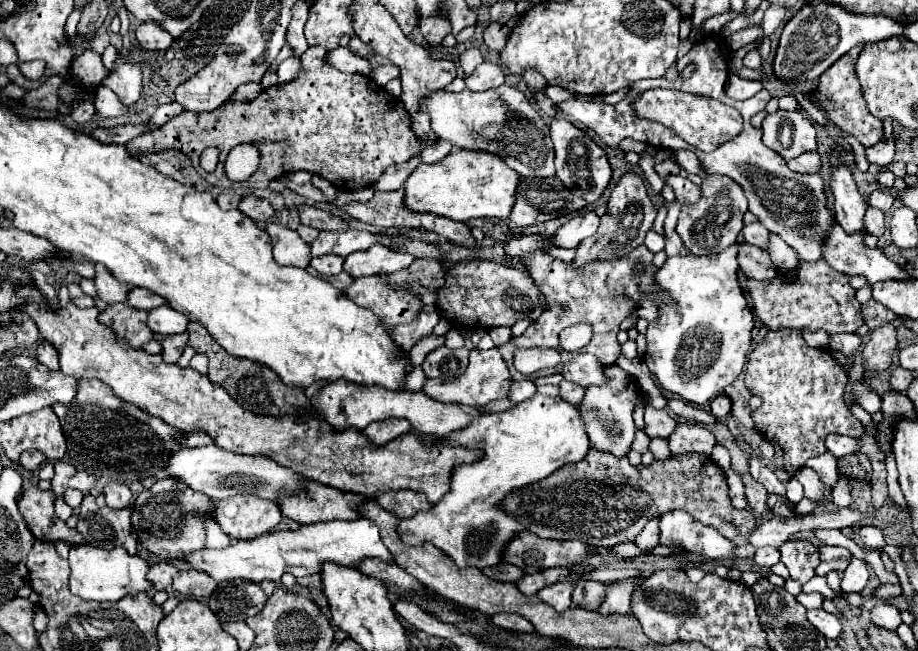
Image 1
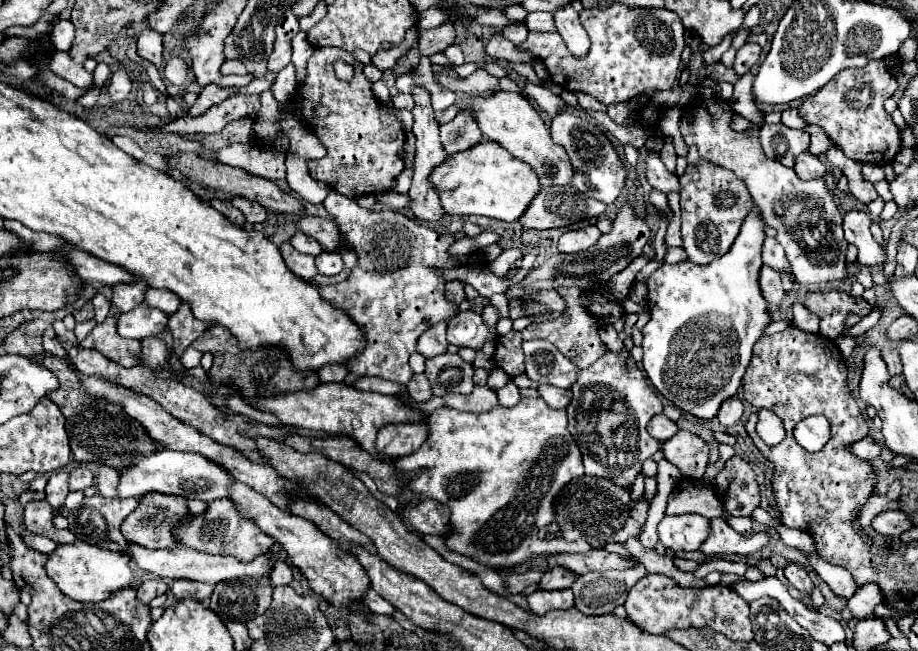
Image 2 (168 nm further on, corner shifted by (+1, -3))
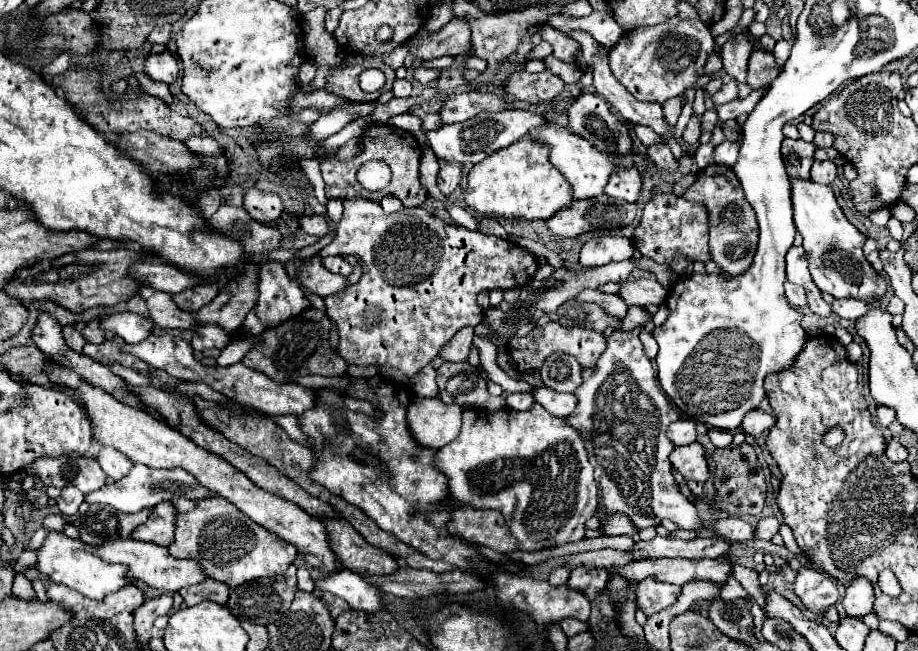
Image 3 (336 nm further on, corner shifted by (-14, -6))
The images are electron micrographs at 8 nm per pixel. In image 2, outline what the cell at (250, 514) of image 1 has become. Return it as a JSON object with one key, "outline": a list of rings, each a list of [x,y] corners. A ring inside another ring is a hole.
{"outline":[[[229,498],[213,500],[203,516],[191,518],[185,526],[175,528],[175,534],[179,536],[181,544],[189,548],[195,548],[199,552],[209,552],[209,554],[231,554],[243,562],[249,562],[259,554],[269,552],[271,546],[275,544],[275,540],[271,540],[269,534],[257,530],[255,522],[249,522],[249,518],[241,518],[241,514],[233,510],[233,502],[229,502]]]}

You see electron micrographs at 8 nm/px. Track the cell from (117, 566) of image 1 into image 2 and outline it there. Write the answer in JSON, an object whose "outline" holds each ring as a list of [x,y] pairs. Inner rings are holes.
{"outline":[[[75,540],[73,544],[59,544],[49,560],[45,562],[45,570],[49,578],[55,580],[59,590],[63,590],[69,598],[79,602],[99,602],[109,598],[109,594],[135,584],[133,570],[129,566],[131,558],[113,550],[105,550],[83,540]]]}

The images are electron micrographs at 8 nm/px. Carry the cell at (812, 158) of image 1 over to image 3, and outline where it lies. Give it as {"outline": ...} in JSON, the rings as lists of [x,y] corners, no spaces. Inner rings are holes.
{"outline":[[[814,161],[812,163],[812,181],[828,185],[836,179],[836,165],[832,161]]]}

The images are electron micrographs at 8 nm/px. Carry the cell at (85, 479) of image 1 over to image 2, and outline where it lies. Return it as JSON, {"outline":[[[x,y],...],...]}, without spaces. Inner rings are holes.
{"outline":[[[75,468],[69,474],[69,490],[85,490],[93,484],[93,474],[87,468]]]}

